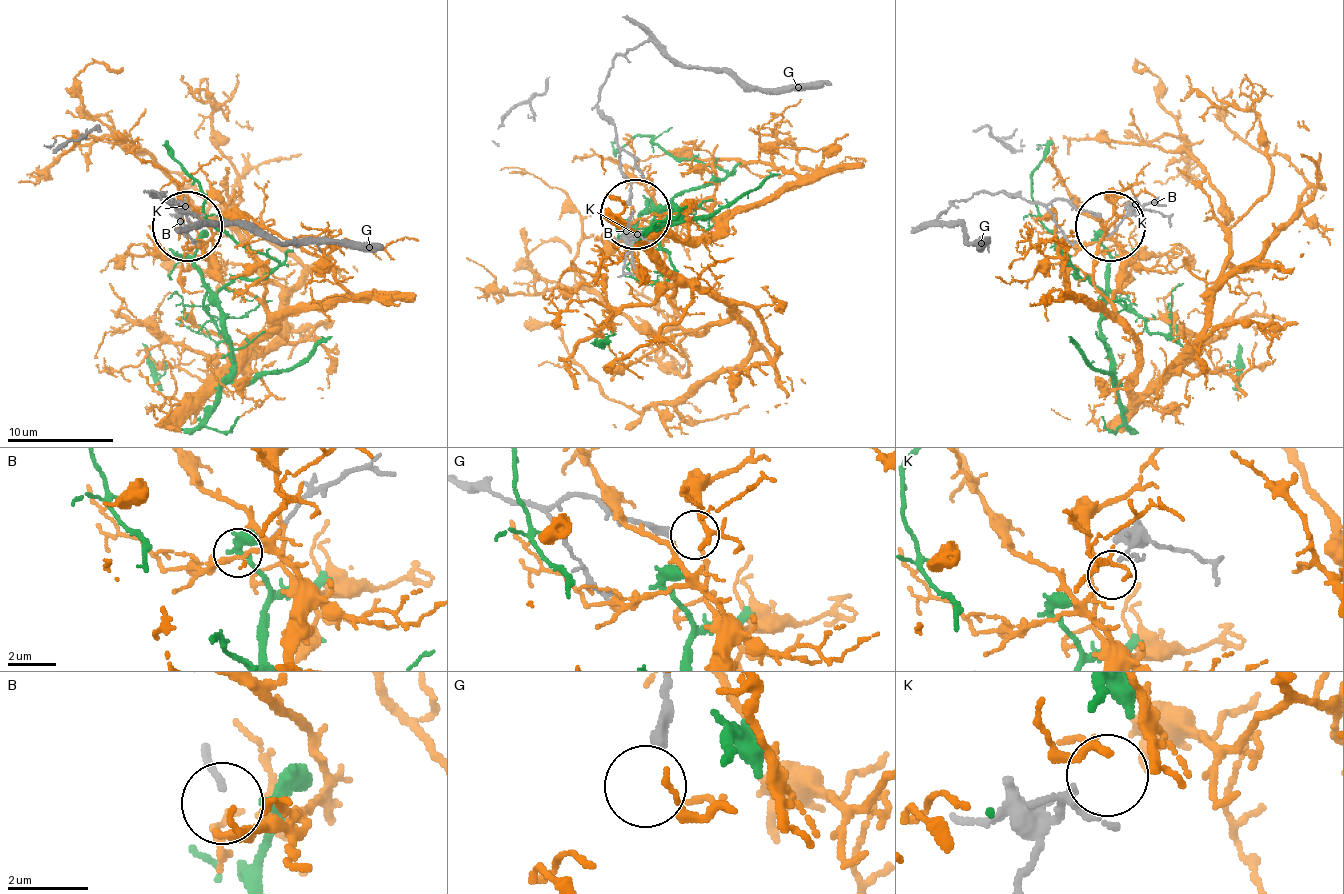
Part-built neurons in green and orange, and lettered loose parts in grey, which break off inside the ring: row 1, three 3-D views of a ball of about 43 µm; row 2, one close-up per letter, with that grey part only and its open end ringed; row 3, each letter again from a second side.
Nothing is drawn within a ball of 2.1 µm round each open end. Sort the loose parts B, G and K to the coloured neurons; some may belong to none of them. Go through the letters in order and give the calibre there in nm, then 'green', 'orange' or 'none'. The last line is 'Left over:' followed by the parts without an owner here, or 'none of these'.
B: 150 nm | none
G: 300 nm | none
K: 150 nm | orange
Left over: B, G

